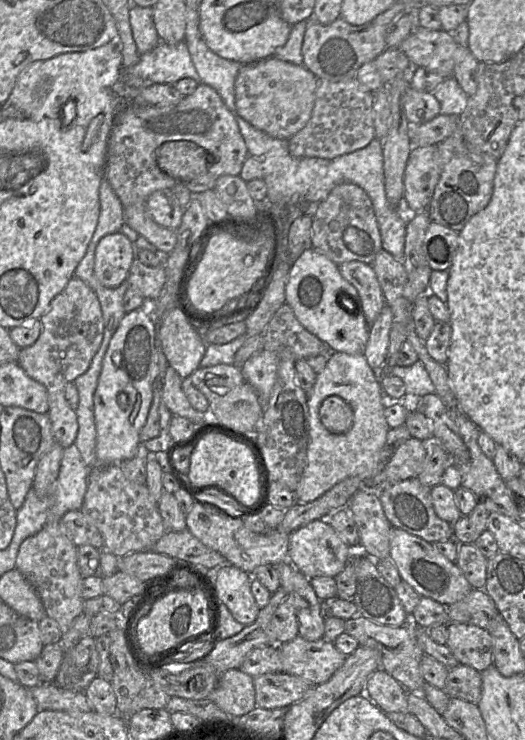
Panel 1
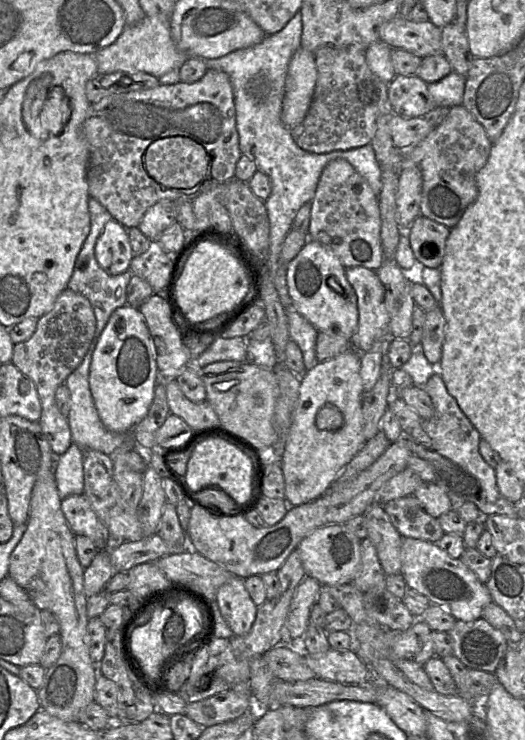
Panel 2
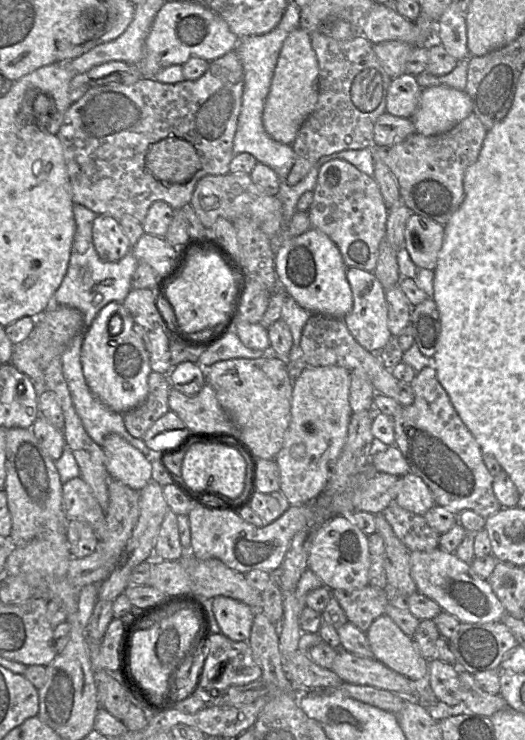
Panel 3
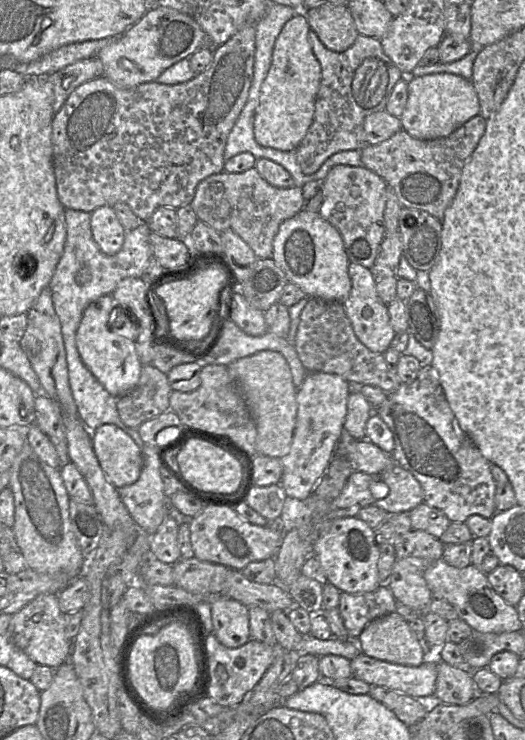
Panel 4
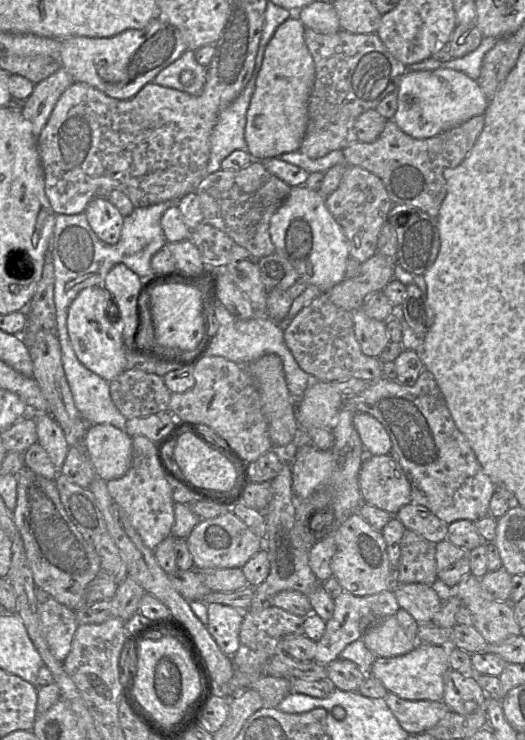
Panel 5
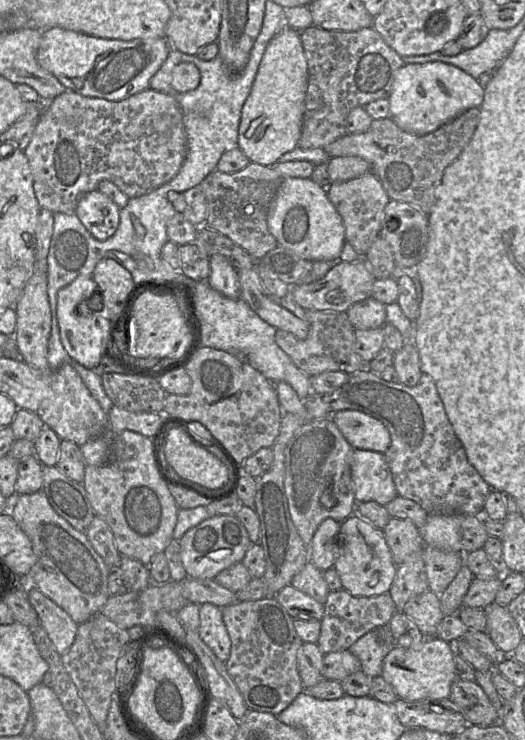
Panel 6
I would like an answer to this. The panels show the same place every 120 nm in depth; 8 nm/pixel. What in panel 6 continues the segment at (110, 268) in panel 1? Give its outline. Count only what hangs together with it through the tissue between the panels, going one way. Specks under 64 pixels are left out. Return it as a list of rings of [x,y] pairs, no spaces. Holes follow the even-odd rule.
[[[96,189],[80,198],[75,213],[96,239],[105,241],[116,233],[121,209],[107,195]]]

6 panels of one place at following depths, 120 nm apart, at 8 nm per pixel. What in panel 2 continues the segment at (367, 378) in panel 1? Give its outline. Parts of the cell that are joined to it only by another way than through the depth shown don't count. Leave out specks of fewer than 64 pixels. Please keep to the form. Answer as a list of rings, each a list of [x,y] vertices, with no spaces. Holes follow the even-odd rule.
[[[354,349],[349,350],[319,362],[300,377],[299,400],[281,458],[285,500],[289,506],[308,503],[326,493],[344,467],[367,442],[363,433],[361,353]],[[326,403],[335,405],[343,414],[344,423],[338,430],[320,430],[316,426],[318,411]]]

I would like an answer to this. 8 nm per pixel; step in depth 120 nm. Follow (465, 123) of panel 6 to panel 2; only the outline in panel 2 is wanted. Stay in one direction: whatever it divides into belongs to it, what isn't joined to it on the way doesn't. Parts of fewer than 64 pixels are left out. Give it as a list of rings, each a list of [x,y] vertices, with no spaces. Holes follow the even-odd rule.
[[[462,105],[451,107],[441,124],[415,146],[402,151],[421,170],[423,185],[421,215],[453,228],[466,209],[477,199],[476,174],[490,155],[492,143],[483,126]]]

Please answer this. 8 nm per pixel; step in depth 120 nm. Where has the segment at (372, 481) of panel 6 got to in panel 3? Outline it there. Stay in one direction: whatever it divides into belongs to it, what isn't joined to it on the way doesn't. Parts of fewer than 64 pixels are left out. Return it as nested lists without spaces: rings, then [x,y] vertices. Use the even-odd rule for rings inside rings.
[[[412,473],[399,477],[394,503],[422,516],[436,506],[429,487],[420,477]]]

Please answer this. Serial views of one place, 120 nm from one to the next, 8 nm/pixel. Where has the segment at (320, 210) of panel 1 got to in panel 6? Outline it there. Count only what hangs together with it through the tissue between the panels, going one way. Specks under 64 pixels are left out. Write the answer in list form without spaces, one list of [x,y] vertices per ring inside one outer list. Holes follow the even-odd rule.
[[[367,172],[345,182],[331,183],[327,188],[327,196],[343,220],[346,241],[362,257],[365,257],[370,246],[379,236],[384,219],[384,210],[390,201],[381,181],[373,172]]]

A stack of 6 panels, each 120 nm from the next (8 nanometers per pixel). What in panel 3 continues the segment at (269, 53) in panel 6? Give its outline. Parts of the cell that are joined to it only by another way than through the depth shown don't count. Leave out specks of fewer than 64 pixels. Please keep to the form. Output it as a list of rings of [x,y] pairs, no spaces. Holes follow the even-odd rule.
[[[299,26],[283,43],[265,101],[262,121],[270,137],[282,144],[292,145],[302,124],[315,109],[318,84],[318,62],[312,49],[310,34]]]

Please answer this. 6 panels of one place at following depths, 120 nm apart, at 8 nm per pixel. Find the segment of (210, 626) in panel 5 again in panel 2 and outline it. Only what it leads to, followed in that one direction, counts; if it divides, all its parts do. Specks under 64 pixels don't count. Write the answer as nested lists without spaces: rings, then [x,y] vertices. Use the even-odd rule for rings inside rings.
[[[231,575],[218,589],[216,602],[221,616],[235,636],[247,634],[255,621],[257,606],[244,585],[244,579]]]

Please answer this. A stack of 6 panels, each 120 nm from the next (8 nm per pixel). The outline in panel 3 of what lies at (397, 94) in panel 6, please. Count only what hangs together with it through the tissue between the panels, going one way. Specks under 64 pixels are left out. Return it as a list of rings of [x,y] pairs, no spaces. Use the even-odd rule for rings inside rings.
[[[440,85],[422,89],[418,108],[411,120],[416,133],[424,136],[434,136],[448,132],[471,113],[473,113],[472,101],[465,90],[461,91]]]

